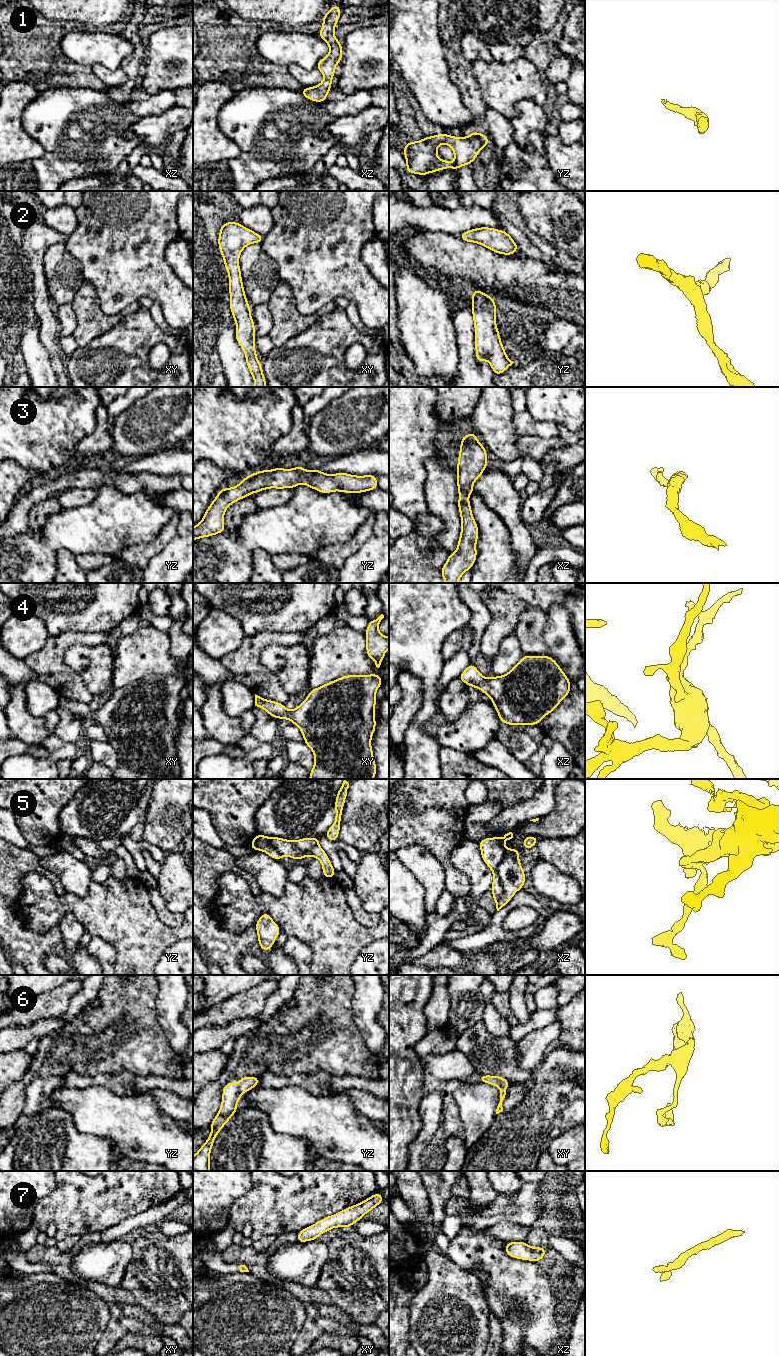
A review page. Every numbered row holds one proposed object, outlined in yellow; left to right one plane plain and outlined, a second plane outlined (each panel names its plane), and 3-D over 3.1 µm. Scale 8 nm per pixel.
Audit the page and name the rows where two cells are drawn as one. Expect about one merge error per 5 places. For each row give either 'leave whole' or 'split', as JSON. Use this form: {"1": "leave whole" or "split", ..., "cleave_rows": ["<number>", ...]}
{"1": "leave whole", "2": "leave whole", "3": "leave whole", "4": "leave whole", "5": "split", "6": "leave whole", "7": "leave whole", "cleave_rows": ["5"]}

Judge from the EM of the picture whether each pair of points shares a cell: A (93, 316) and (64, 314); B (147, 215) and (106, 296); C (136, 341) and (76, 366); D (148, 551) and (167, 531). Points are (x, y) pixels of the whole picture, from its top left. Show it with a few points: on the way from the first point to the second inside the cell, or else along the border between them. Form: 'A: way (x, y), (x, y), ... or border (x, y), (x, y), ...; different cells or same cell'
A: border (70, 304), (76, 317), (76, 327), (72, 334); different cells
B: way (127, 235), (125, 237), (123, 265), (120, 276); same cell
C: way (121, 354), (109, 366), (91, 366); same cell
D: way (153, 547), (164, 536); same cell

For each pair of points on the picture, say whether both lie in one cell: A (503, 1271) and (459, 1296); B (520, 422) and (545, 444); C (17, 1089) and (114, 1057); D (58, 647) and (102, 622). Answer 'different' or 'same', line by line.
A: different
B: different
C: same
D: different

